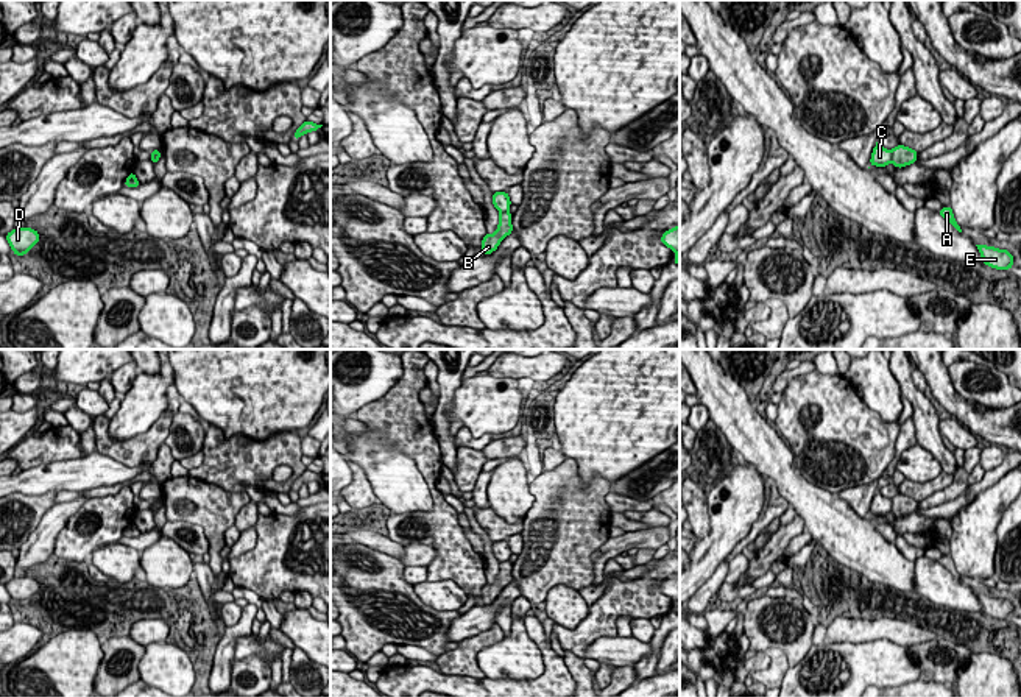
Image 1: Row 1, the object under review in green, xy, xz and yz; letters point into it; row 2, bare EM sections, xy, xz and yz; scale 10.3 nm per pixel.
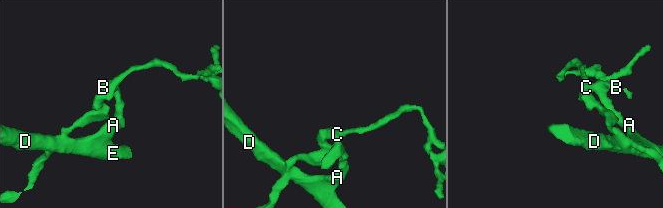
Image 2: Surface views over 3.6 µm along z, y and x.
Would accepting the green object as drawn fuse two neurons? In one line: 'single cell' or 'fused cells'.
fused cells

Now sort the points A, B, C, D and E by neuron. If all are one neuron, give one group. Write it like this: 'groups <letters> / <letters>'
groups A B D E / C

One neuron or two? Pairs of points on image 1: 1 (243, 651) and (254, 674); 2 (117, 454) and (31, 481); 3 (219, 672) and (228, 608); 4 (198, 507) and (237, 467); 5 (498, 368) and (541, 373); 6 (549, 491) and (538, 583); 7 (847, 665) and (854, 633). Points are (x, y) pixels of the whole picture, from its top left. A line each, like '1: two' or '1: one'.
1: two
2: two
3: two
4: two
5: one
6: one
7: two

